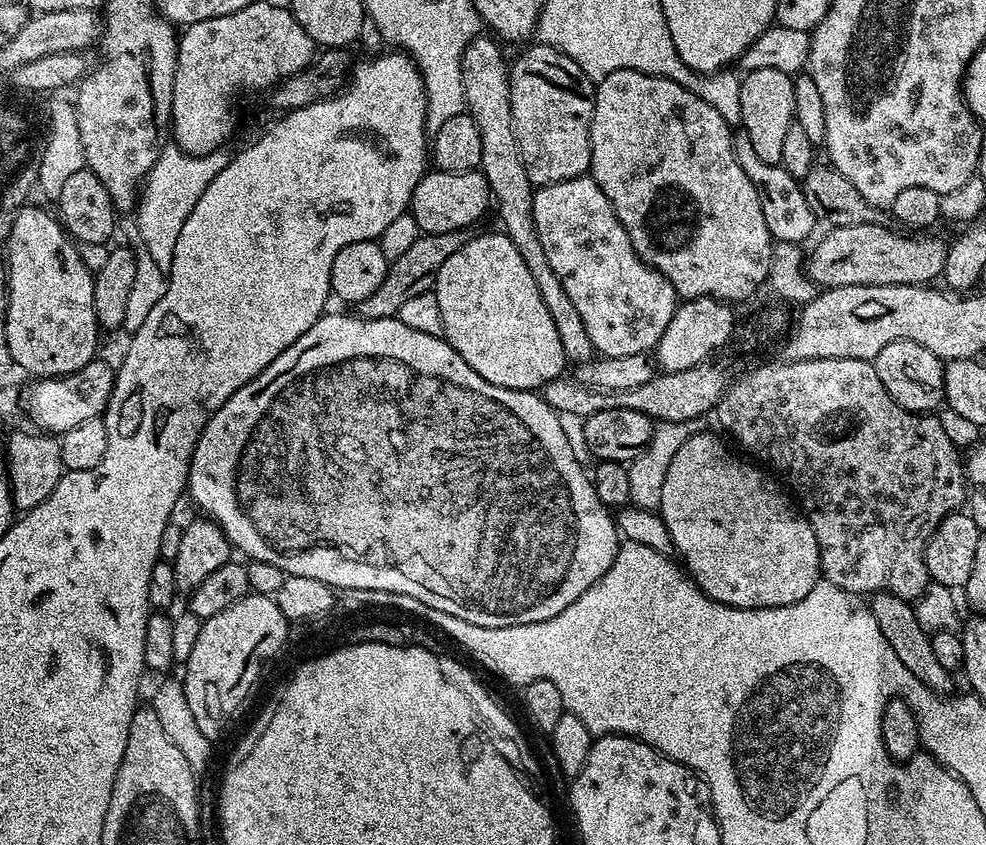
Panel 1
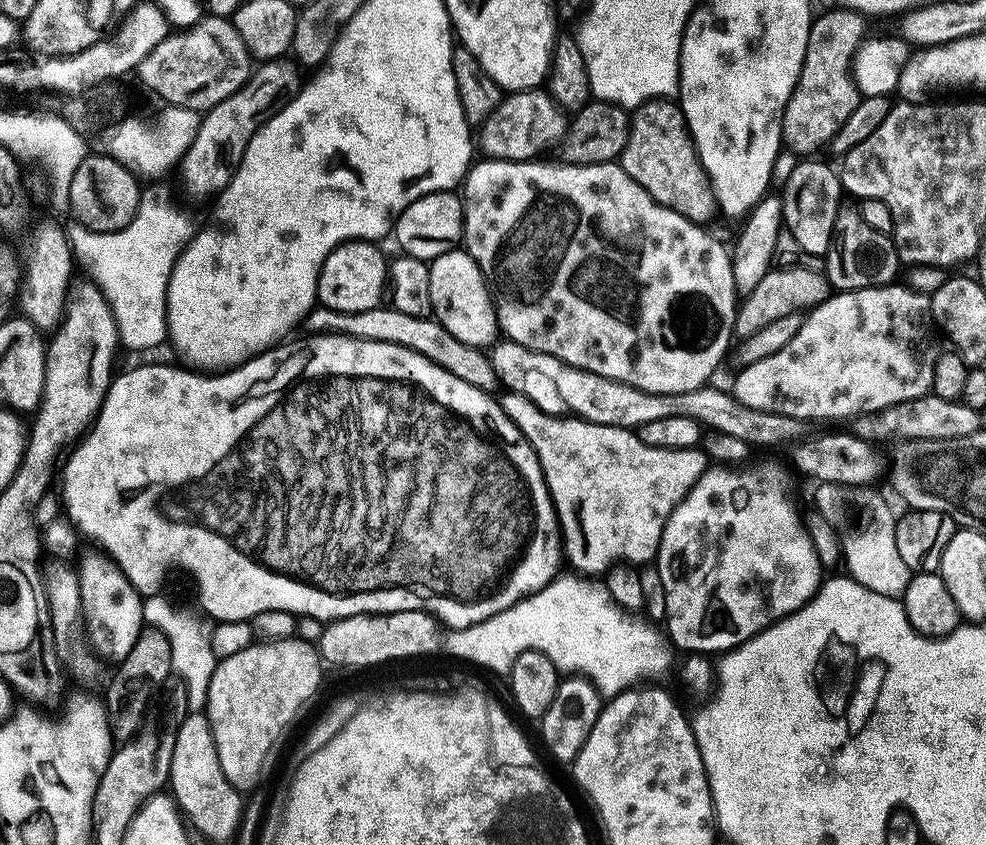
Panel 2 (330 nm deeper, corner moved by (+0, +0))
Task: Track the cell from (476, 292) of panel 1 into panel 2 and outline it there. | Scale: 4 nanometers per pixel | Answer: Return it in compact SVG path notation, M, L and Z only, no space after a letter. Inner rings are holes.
M467 250L444 252L437 260L428 264L428 269L430 302L435 319L439 320L442 326L446 326L446 330L450 330L450 334L454 334L458 342L466 342L482 349L495 345L498 340L498 323L494 296L490 291L489 281L474 262L472 255Z

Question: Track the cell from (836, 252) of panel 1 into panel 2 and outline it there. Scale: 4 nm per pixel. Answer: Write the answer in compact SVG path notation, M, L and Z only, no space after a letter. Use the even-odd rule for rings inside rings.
M776 266L771 272L754 286L754 290L739 301L736 309L736 326L734 329L737 337L743 338L754 334L756 330L761 330L762 326L767 326L775 319L783 318L794 313L803 313L811 310L817 304L828 299L830 295L830 285L828 277L823 271L815 272L812 268L805 266Z

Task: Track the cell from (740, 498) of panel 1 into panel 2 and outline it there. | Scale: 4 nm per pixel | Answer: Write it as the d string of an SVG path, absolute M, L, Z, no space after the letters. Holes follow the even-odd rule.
M709 466L698 478L698 482L686 494L686 498L668 516L662 534L660 549L654 561L656 572L660 575L660 588L664 591L664 620L668 623L666 635L677 649L685 648L688 652L716 652L723 654L739 644L745 644L750 637L766 630L783 616L796 612L820 589L822 569L820 559L814 550L814 542L808 529L804 527L801 513L796 513L796 504L788 497L788 488L776 468L716 468Z

